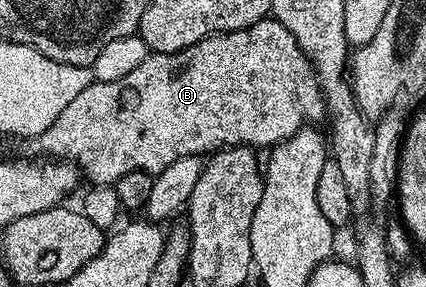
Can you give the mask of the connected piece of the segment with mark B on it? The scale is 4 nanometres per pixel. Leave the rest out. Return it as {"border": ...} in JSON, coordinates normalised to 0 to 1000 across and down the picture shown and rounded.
{"border":[[[636,56],[617,63],[606,84],[575,105],[552,105],[538,118],[502,118],[495,132],[479,132],[465,153],[406,188],[350,185],[345,199],[333,206],[322,230],[305,233],[284,272],[254,272],[246,286],[218,279],[209,300],[192,307],[192,321],[183,321],[183,334],[174,334],[174,348],[164,348],[164,362],[155,362],[155,376],[146,376],[146,390],[136,390],[136,418],[127,418],[127,432],[117,432],[117,446],[108,446],[108,460],[85,470],[80,505],[85,505],[87,530],[94,533],[87,540],[110,544],[122,557],[157,554],[176,575],[214,645],[258,648],[296,603],[317,592],[338,592],[364,613],[427,544],[448,537],[479,544],[491,530],[540,509],[636,516],[650,509],[655,495],[671,491],[681,474],[690,474],[725,432],[742,432],[742,422],[756,404],[761,411],[765,397],[758,321],[751,314],[742,244],[732,233],[730,209],[709,181],[709,167],[700,167],[690,125],[681,125],[671,94],[650,63]]]}

